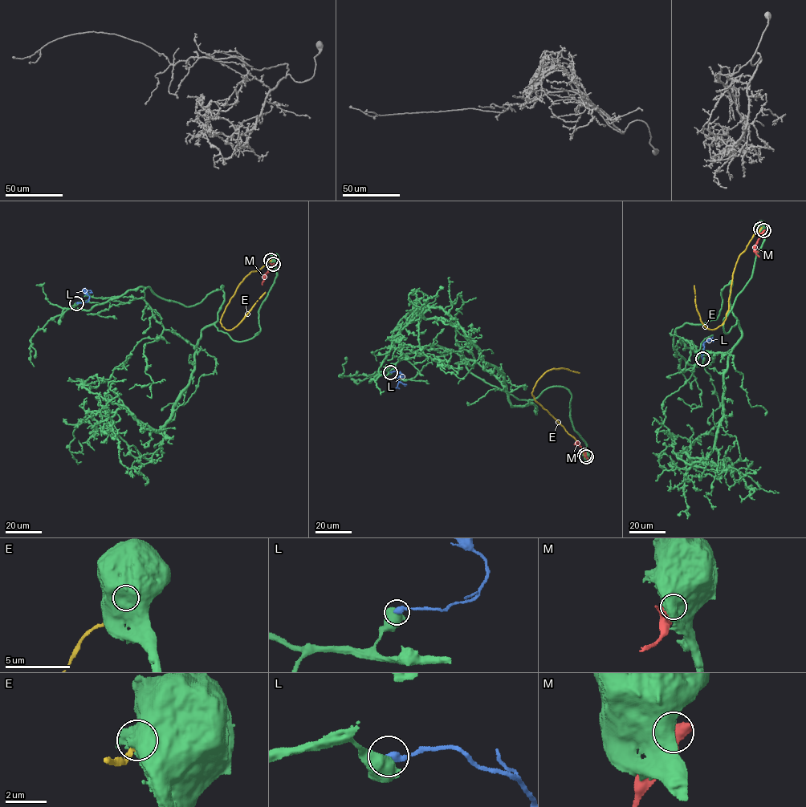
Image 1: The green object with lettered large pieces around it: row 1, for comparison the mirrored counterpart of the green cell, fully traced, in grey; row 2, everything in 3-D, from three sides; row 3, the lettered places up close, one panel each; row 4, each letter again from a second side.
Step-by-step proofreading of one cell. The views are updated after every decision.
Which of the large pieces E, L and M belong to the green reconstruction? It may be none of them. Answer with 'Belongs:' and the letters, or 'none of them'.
Belongs: none of them

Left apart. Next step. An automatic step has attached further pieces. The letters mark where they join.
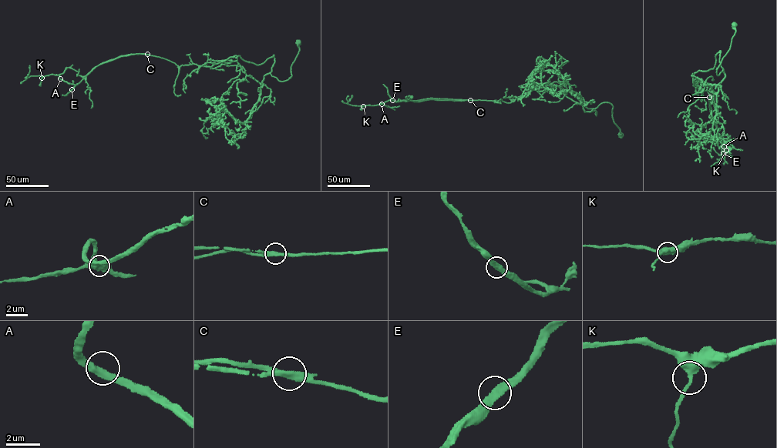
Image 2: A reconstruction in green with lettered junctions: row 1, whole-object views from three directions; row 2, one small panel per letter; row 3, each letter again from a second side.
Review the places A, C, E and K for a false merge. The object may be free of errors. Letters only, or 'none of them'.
C

